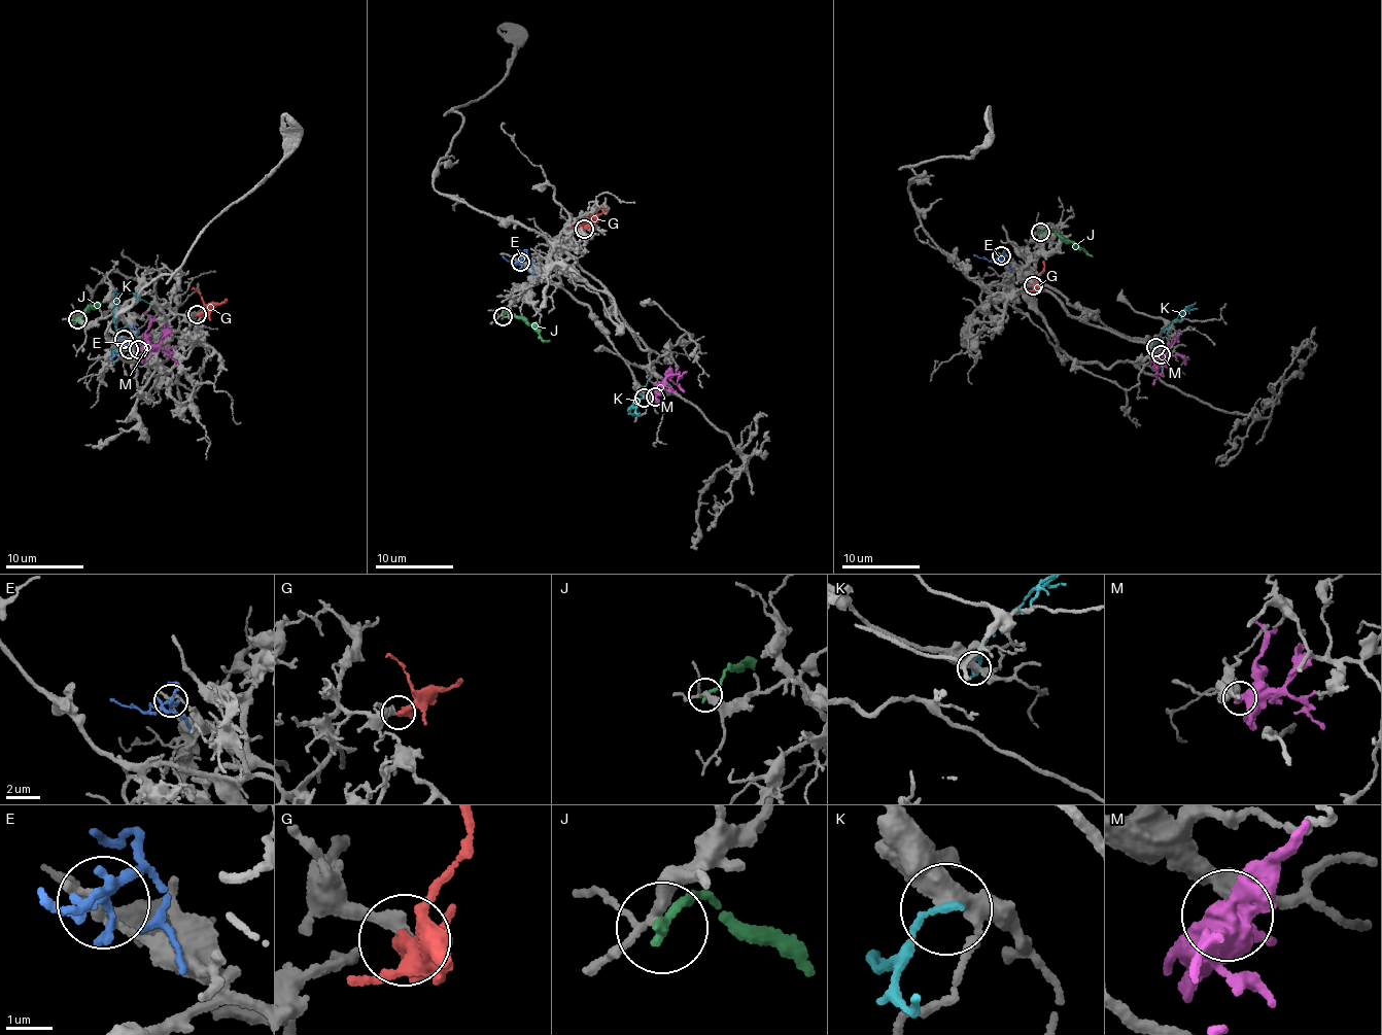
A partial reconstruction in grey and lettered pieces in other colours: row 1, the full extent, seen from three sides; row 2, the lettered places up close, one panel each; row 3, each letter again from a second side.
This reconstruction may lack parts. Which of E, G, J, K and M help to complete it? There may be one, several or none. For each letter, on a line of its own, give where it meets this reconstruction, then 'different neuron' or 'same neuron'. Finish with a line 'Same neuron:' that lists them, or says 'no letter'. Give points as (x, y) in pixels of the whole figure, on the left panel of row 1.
E: meets grey at (124, 339); different neuron
G: meets grey at (197, 314); same neuron
J: meets grey at (77, 319); different neuron
K: meets grey at (129, 349); different neuron
M: meets grey at (138, 349); different neuron
Same neuron: G

